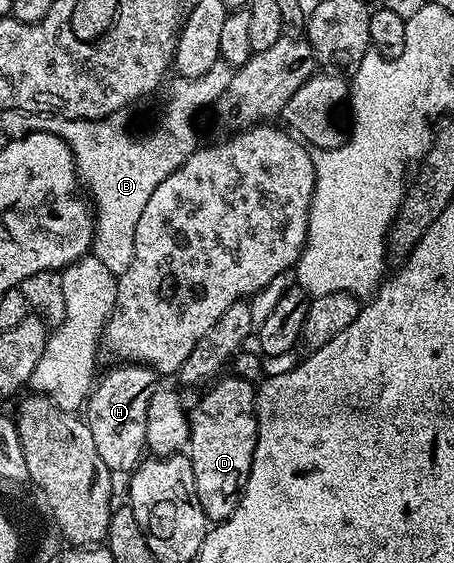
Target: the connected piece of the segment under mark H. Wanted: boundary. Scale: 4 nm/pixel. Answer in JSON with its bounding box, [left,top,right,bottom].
[87,364,159,475]

